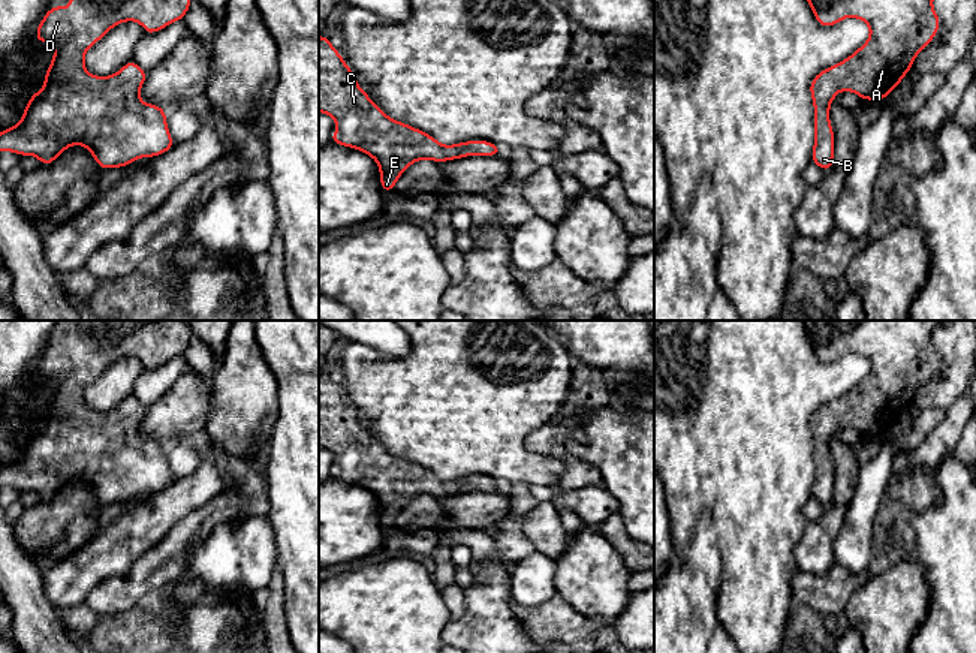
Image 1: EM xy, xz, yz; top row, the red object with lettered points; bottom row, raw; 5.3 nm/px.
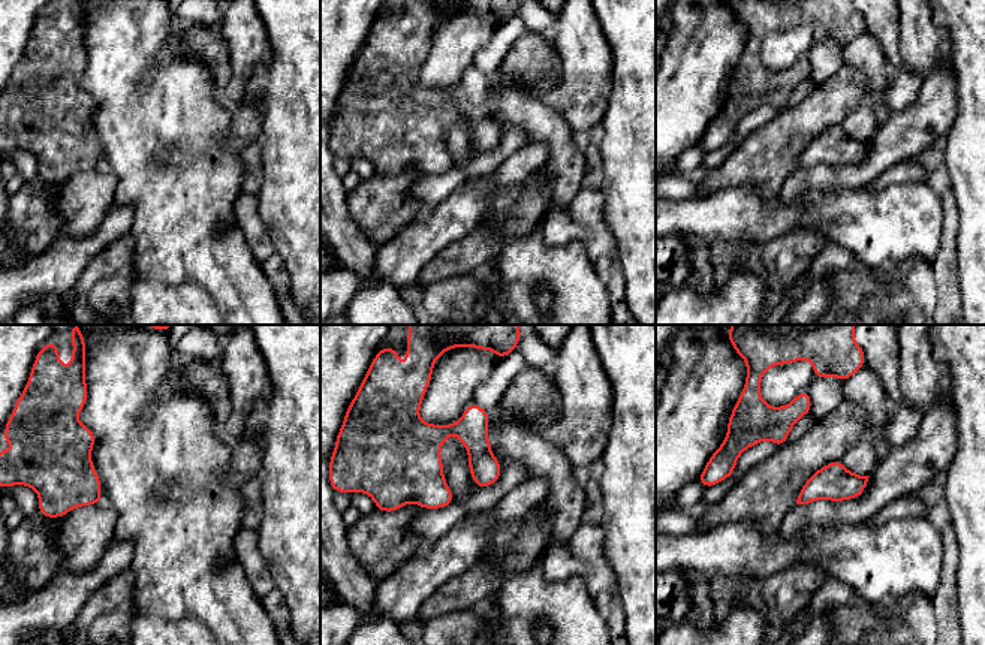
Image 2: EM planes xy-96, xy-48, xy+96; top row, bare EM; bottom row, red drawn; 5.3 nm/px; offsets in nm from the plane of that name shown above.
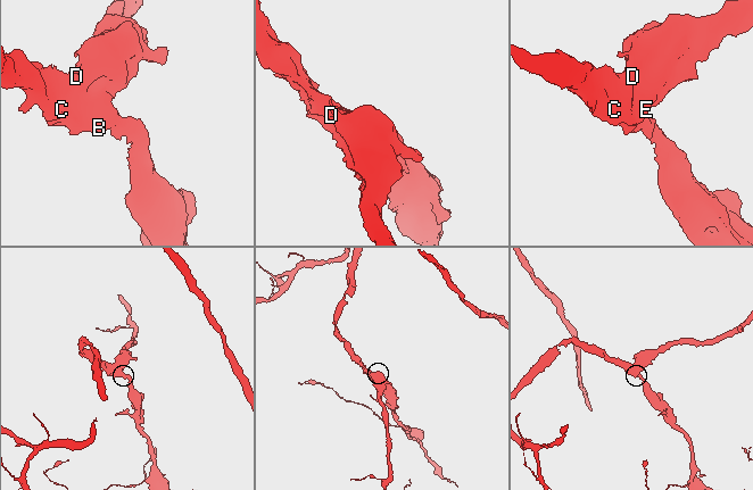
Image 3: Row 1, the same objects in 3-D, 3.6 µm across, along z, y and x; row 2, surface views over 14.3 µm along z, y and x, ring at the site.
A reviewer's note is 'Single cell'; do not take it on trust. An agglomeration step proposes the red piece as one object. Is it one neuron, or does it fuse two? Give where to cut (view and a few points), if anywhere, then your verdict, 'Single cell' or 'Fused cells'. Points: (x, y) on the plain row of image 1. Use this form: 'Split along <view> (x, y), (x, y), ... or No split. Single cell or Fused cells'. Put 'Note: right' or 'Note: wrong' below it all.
No split. Single cell
Note: right

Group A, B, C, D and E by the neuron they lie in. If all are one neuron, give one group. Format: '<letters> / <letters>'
A B C D E

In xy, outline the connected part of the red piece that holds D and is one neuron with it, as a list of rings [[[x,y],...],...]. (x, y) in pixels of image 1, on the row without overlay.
[[[70,321],[70,343],[52,341],[34,368],[36,376],[52,380],[55,385],[45,409],[43,425],[33,428],[18,460],[0,467],[0,487],[36,491],[45,502],[51,500],[70,481],[78,479],[84,481],[105,506],[129,502],[141,493],[156,493],[169,487],[174,482],[174,475],[168,464],[166,445],[144,439],[139,431],[147,407],[130,395],[114,410],[96,412],[87,407],[84,391],[112,362],[124,356],[136,356],[147,370],[153,370],[171,358],[184,355],[190,340],[192,332],[186,321]]]

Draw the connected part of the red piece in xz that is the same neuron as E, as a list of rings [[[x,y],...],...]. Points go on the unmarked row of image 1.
[[[319,371],[319,448],[332,452],[337,458],[337,466],[331,469],[332,479],[364,487],[377,497],[383,527],[392,527],[401,509],[412,499],[422,494],[442,499],[475,490],[501,490],[500,481],[489,476],[466,476],[442,481],[434,472],[388,452],[358,421],[355,409],[331,380],[329,371]]]

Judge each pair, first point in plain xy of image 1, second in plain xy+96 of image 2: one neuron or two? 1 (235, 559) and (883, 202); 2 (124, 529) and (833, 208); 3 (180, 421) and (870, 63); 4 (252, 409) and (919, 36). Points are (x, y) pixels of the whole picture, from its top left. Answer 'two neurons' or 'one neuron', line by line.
1: one neuron
2: two neurons
3: two neurons
4: one neuron

